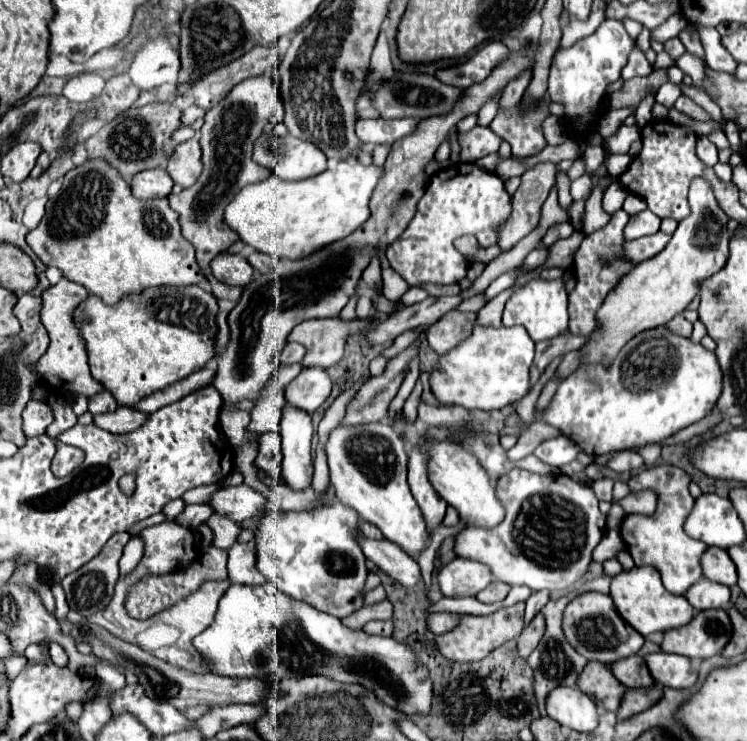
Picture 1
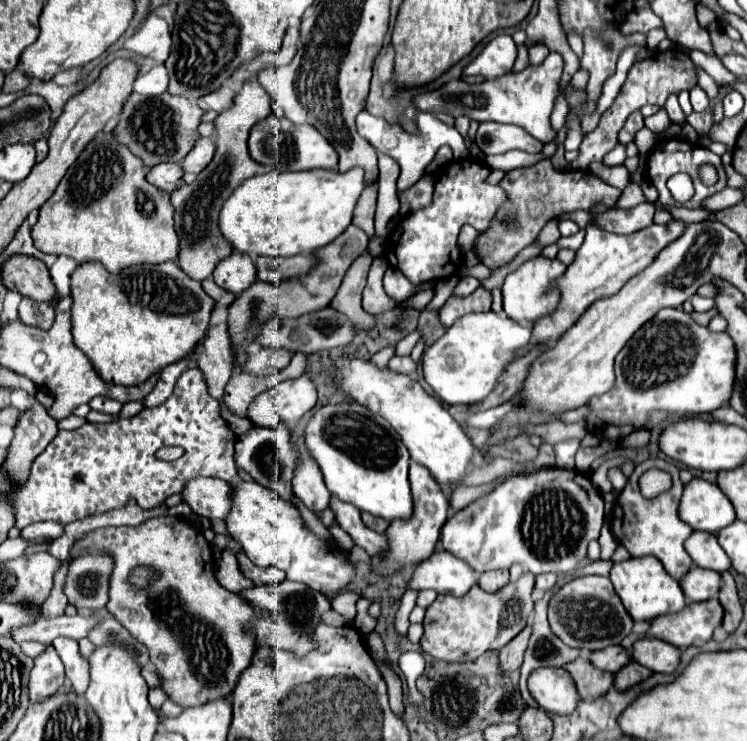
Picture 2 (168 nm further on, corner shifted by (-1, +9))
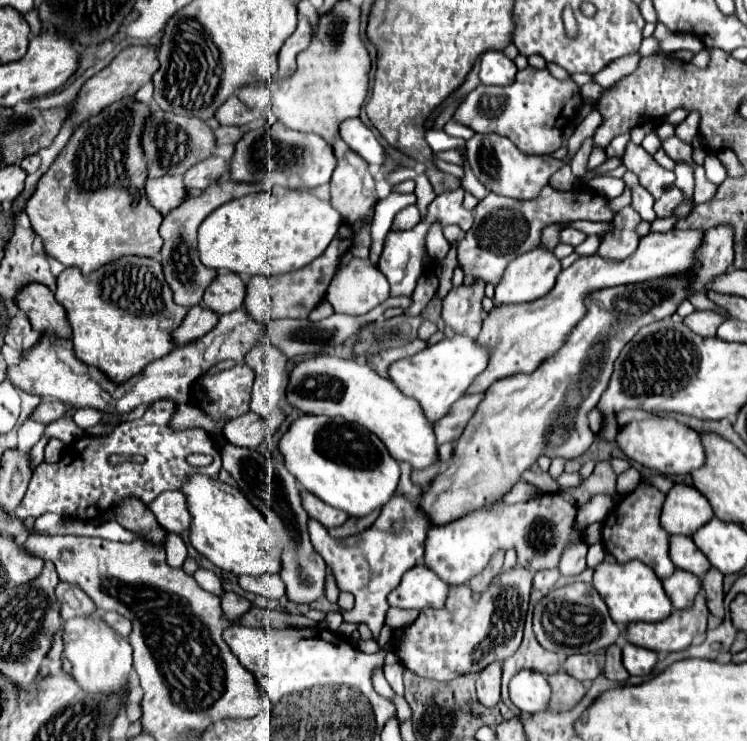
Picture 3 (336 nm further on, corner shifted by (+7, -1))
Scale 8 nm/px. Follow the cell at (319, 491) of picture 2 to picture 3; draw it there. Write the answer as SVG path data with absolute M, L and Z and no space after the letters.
M394 495L388 505L382 507L376 523L358 535L334 539L328 535L326 527L318 523L316 519L308 519L308 533L314 549L322 555L326 565L332 569L338 589L350 591L355 598L354 609L341 610L344 621L354 623L366 623L378 641L380 631L386 621L386 595L398 587L402 575L418 565L418 561L424 557L424 541L428 535L428 529L432 527L432 521L426 517L426 513L414 505L404 495Z

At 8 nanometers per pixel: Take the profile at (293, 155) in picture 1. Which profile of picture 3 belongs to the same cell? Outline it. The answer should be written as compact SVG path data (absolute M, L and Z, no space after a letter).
M280 123L262 125L248 131L236 143L236 151L230 163L230 177L234 181L264 183L270 191L276 189L314 189L330 181L336 167L332 147L314 133L302 133L288 129Z

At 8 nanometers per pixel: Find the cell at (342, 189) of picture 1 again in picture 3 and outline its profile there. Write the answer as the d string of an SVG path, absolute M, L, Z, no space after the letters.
M330 182L314 189L288 189L284 195L274 195L270 191L250 193L220 205L204 219L198 231L198 251L202 263L212 269L228 269L238 275L280 275L320 257L336 237L340 225L342 215L330 201Z

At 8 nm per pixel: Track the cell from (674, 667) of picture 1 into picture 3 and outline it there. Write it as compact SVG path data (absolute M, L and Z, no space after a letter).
M628 643L622 649L622 663L630 675L650 675L658 663L658 655L654 651Z

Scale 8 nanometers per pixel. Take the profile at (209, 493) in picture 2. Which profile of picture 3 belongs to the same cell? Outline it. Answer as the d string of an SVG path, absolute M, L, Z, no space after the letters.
M164 491L150 503L150 511L156 515L160 527L172 533L188 533L188 525L192 525L188 503L180 491Z

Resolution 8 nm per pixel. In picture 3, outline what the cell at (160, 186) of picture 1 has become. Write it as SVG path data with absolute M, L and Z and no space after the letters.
M164 175L160 179L148 179L146 181L146 197L162 215L178 207L186 197L186 187L182 183L182 177Z

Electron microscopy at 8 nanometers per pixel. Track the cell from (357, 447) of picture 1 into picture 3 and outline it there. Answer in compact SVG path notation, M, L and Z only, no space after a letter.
M324 415L298 417L282 435L278 449L284 455L288 471L292 471L306 491L356 519L384 507L398 487L400 467L384 443L366 427L340 417L338 421Z

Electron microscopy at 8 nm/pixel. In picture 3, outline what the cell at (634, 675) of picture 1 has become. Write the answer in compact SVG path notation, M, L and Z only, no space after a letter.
M572 655L566 659L566 673L578 681L594 681L602 675L602 665L596 655Z

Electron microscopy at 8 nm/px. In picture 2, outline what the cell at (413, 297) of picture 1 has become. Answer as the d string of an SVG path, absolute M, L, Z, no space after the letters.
M388 267L388 271L384 273L384 289L392 299L396 299L400 303L400 301L408 299L416 287L398 269Z

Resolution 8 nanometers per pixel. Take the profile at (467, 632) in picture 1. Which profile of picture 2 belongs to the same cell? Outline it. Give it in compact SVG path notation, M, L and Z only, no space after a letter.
M524 573L518 581L510 581L496 593L486 593L478 585L474 585L462 597L438 595L436 601L426 609L424 635L420 639L422 651L438 661L464 663L478 659L486 651L502 649L526 627L528 615L534 609L532 589L534 575Z

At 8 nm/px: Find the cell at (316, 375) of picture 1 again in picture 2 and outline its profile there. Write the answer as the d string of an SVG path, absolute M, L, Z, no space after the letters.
M302 375L292 381L282 381L276 387L260 393L248 407L248 419L256 427L276 427L278 423L292 427L314 405L316 387L308 375Z

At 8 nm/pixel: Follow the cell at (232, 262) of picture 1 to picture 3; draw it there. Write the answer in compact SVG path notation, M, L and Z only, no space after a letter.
M230 271L218 273L218 277L206 287L202 303L218 315L236 311L242 307L246 295L246 285L240 275L232 275Z

